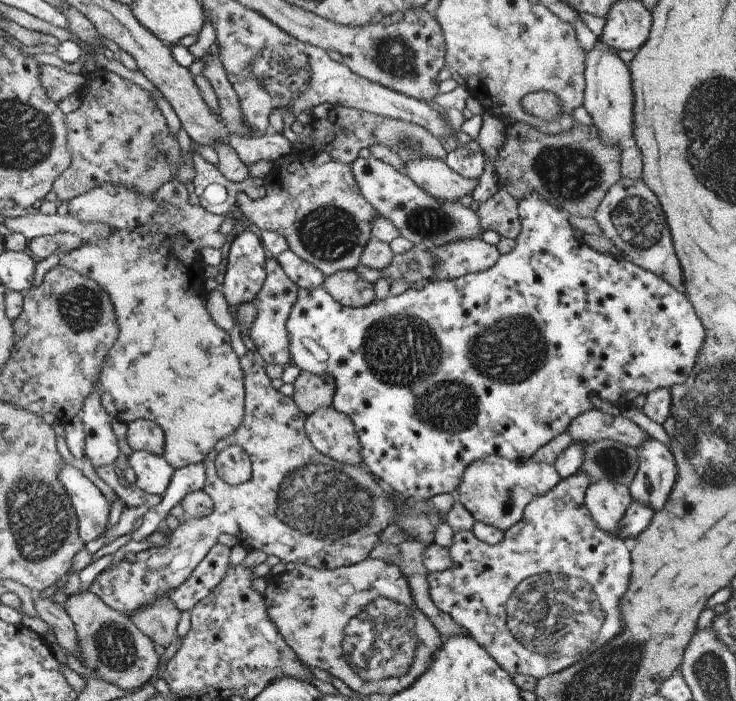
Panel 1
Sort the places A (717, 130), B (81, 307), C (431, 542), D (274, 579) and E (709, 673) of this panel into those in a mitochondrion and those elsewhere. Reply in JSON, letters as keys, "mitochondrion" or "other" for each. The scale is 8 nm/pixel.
{"A":"mitochondrion","B":"mitochondrion","C":"other","D":"other","E":"mitochondrion"}

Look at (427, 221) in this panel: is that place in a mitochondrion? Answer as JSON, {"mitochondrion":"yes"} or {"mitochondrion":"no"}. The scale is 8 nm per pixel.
{"mitochondrion":"yes"}

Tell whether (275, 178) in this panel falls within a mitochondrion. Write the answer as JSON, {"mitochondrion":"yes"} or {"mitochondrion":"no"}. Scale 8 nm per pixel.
{"mitochondrion":"no"}

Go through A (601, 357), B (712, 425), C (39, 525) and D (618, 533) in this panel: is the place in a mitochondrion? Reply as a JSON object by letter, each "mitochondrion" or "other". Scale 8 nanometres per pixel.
{"A":"other","B":"mitochondrion","C":"mitochondrion","D":"other"}

